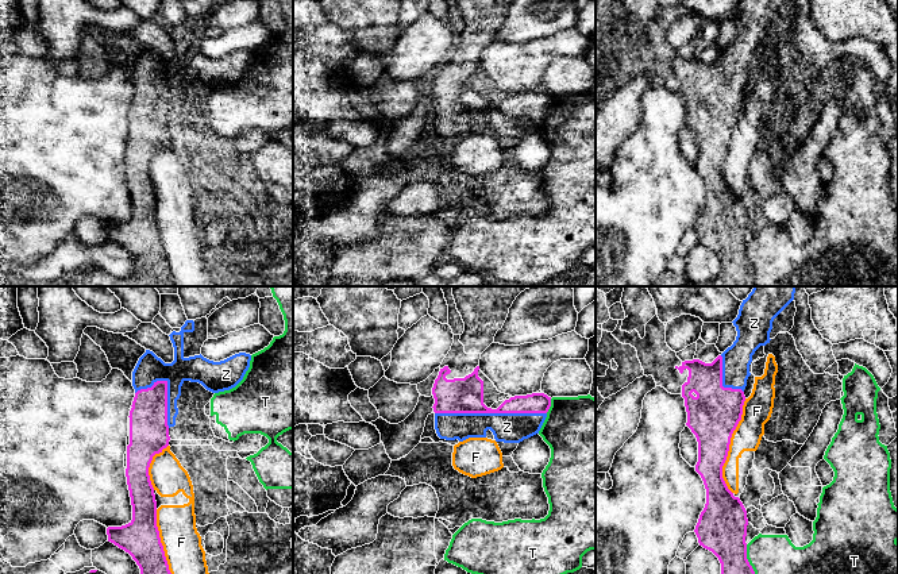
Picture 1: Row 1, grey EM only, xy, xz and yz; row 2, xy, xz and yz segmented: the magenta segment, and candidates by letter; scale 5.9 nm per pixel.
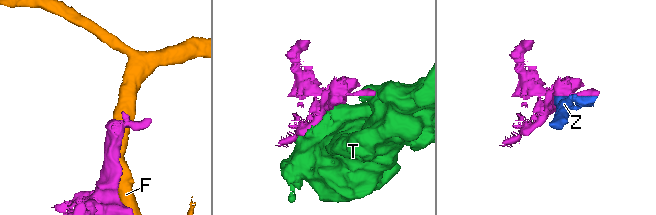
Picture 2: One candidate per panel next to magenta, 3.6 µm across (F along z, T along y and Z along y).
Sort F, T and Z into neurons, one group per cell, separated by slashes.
F / T / Z

